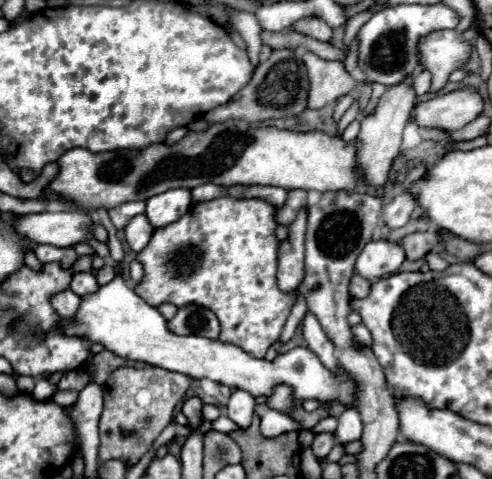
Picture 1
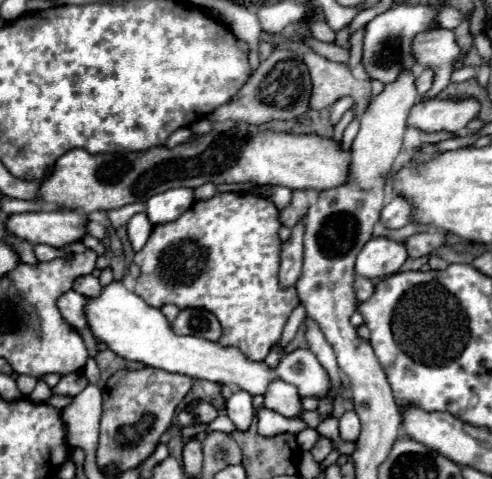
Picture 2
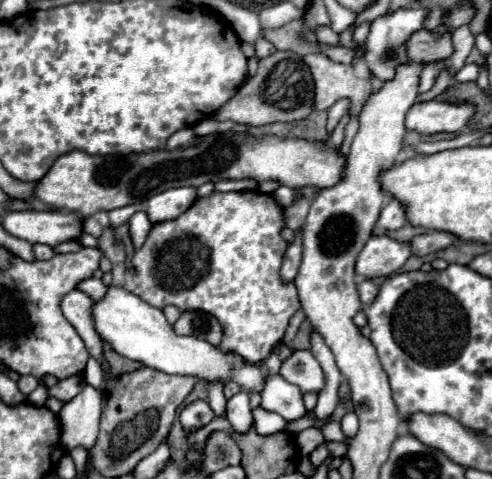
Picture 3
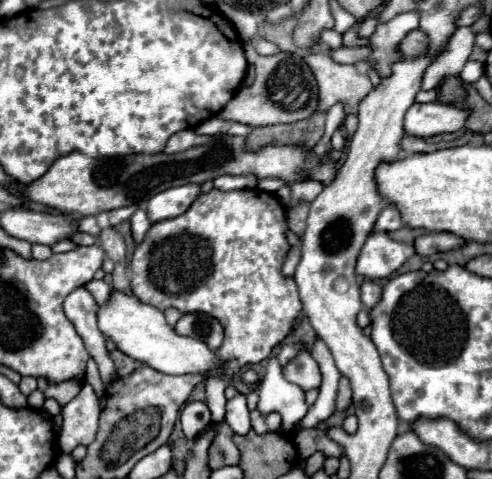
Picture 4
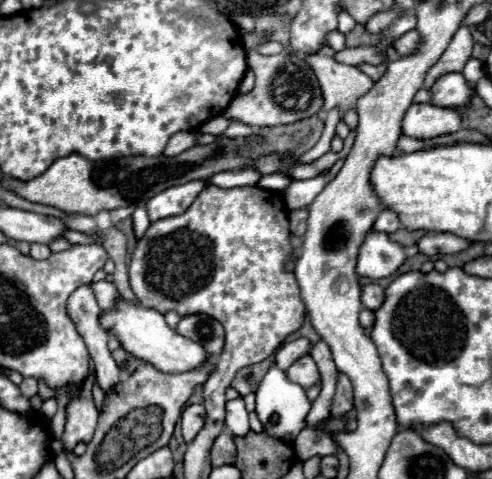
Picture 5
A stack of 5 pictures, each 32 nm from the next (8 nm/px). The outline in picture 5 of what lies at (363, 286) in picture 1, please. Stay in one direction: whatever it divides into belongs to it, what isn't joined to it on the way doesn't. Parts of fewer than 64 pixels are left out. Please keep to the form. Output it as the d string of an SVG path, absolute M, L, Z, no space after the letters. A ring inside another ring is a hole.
M366 284L362 288L362 304L370 310L378 310L384 304L384 288L378 284Z

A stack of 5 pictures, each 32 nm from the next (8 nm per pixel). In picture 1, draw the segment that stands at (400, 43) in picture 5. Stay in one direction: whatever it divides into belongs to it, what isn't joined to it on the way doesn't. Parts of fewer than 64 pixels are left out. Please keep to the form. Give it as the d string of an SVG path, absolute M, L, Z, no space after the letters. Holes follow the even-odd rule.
M434 30L418 40L420 64L432 72L430 92L438 92L446 86L448 76L464 66L470 56L476 32L466 30L458 34L456 30Z

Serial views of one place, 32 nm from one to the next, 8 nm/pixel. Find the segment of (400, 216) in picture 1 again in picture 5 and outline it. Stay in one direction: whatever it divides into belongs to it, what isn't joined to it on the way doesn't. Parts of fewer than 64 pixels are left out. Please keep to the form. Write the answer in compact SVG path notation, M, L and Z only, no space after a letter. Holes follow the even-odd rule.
M382 210L382 212L380 212L380 216L376 218L376 222L374 222L374 228L372 228L372 230L392 234L392 232L396 232L396 230L400 230L400 228L402 228L402 224L400 224L398 216L396 216L394 212L390 212L390 210Z

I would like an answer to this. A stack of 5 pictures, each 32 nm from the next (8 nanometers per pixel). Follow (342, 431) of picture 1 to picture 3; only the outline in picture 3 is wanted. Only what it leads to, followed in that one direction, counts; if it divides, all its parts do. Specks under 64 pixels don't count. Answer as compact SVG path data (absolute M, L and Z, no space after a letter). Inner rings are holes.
M352 412L342 418L342 430L346 436L354 436L358 432L358 418Z

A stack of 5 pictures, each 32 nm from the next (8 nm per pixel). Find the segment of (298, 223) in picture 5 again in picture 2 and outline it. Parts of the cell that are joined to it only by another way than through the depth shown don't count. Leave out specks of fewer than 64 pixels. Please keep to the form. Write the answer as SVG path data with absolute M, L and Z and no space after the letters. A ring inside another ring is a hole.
M296 190L296 192L294 192L294 198L292 198L292 202L290 202L290 206L280 212L280 220L282 220L284 226L294 228L298 222L304 220L306 214L308 214L306 192L304 192L304 190Z

